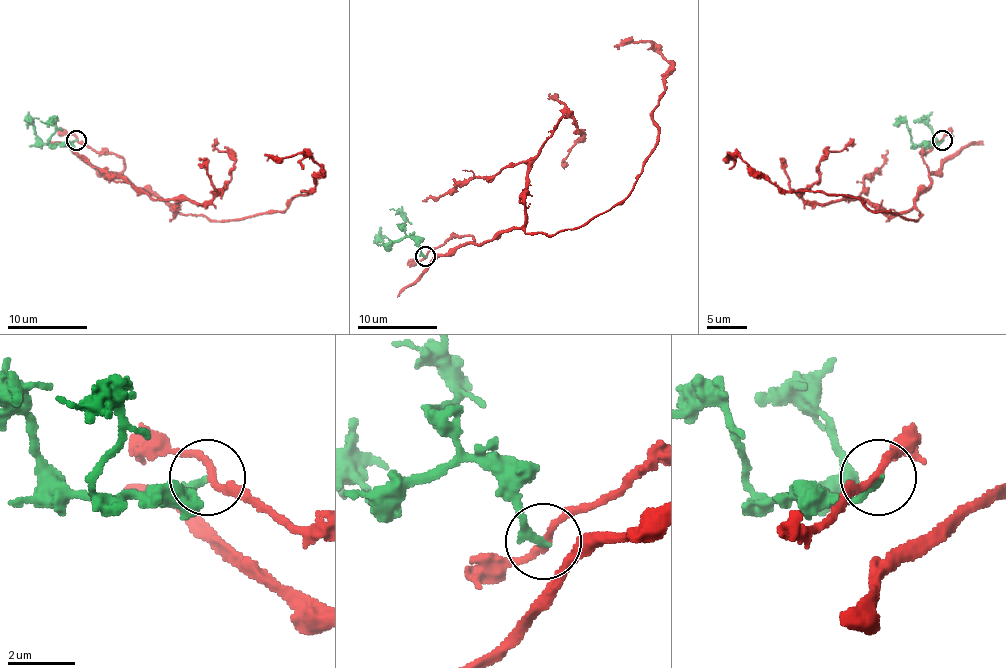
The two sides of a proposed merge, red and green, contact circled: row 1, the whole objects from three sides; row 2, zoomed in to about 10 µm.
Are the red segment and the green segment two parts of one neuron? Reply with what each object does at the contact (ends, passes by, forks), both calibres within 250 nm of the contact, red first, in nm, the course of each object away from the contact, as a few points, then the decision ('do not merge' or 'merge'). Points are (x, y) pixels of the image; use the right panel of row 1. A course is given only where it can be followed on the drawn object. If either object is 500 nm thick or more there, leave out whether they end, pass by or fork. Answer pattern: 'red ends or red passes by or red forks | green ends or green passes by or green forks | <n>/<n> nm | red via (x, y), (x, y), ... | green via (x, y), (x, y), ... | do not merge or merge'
red passes by | green ends | 190/280 nm | red via (942, 139), (922, 155), (930, 183), (916, 197), (916, 221), (854, 197), (784, 191), (728, 157), (734, 153) | green via (942, 139), (936, 145), (924, 145), (934, 137), (928, 125), (922, 121), (914, 123) | do not merge

